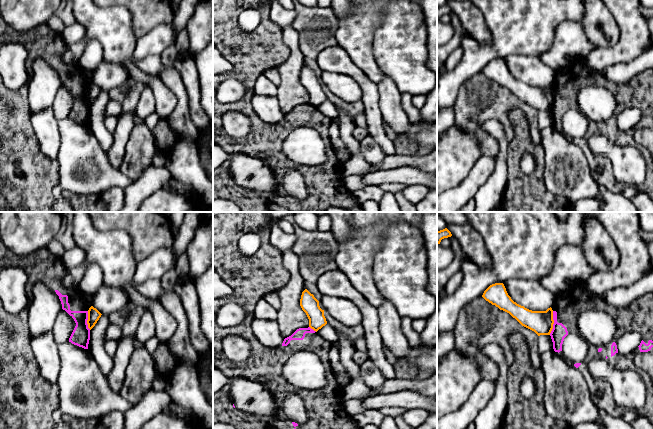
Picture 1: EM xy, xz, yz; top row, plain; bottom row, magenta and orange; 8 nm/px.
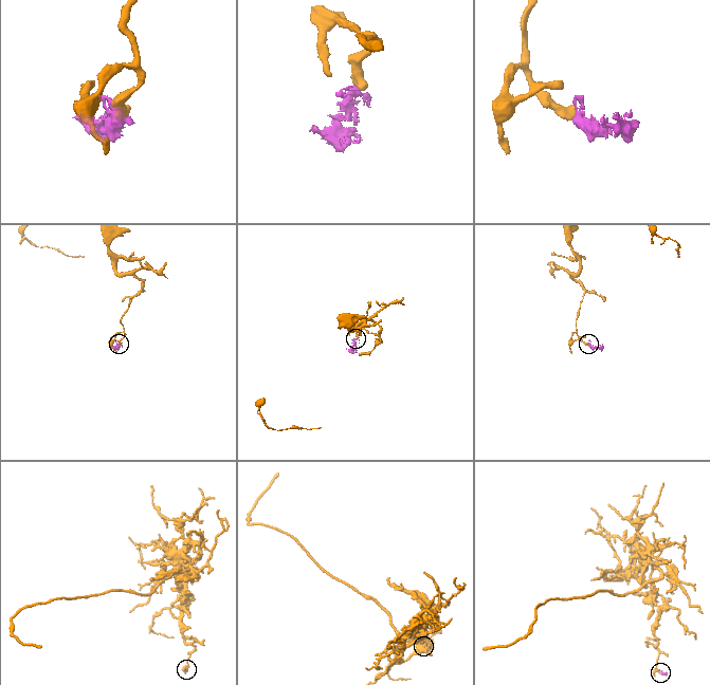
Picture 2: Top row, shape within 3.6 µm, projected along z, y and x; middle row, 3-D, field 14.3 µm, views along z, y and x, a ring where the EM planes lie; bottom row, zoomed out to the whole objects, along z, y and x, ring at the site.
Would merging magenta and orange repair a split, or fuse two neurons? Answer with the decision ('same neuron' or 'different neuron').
different neuron

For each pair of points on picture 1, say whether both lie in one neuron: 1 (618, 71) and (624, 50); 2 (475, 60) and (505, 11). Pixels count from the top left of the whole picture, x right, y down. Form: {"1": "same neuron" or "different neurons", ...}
{"1": "same neuron", "2": "same neuron"}

